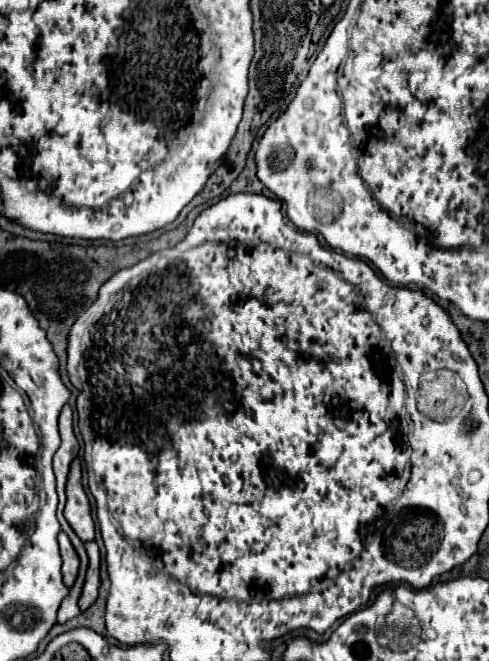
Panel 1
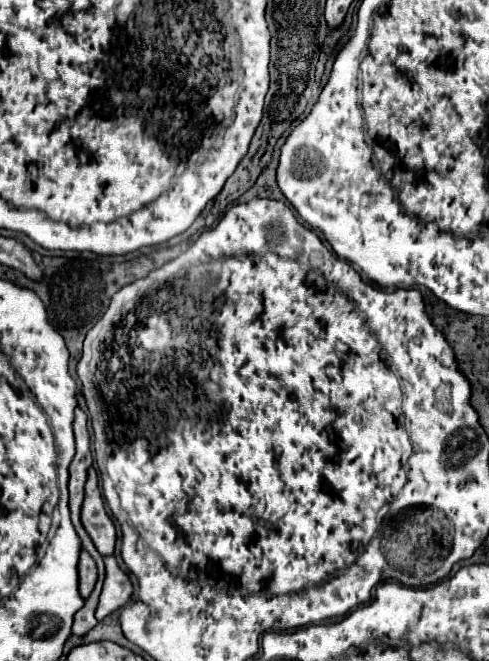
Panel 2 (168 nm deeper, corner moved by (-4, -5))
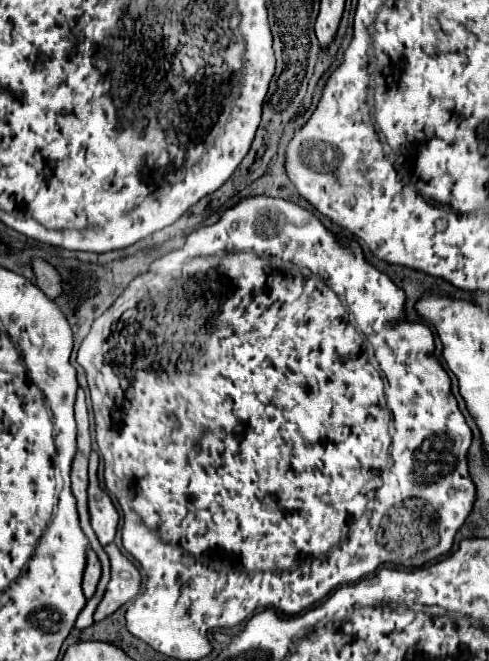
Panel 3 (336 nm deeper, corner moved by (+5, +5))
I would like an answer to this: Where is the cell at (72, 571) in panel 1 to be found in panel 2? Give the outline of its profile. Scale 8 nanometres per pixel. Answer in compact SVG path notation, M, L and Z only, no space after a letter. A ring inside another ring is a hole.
M86 551L80 553L78 575L80 575L78 589L80 589L80 595L86 599L90 595L90 591L94 589L94 583L96 583L96 563L94 563L94 559Z

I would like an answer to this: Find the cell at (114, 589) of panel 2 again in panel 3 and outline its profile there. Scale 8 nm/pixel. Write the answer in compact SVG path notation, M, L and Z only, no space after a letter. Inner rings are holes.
M115 543L105 545L105 551L111 559L111 581L107 585L105 597L97 607L95 621L103 621L113 615L119 607L129 603L141 589L141 573L139 569L119 551Z

